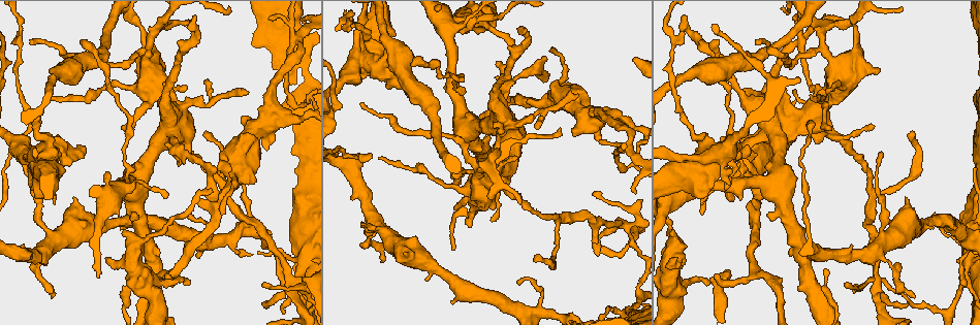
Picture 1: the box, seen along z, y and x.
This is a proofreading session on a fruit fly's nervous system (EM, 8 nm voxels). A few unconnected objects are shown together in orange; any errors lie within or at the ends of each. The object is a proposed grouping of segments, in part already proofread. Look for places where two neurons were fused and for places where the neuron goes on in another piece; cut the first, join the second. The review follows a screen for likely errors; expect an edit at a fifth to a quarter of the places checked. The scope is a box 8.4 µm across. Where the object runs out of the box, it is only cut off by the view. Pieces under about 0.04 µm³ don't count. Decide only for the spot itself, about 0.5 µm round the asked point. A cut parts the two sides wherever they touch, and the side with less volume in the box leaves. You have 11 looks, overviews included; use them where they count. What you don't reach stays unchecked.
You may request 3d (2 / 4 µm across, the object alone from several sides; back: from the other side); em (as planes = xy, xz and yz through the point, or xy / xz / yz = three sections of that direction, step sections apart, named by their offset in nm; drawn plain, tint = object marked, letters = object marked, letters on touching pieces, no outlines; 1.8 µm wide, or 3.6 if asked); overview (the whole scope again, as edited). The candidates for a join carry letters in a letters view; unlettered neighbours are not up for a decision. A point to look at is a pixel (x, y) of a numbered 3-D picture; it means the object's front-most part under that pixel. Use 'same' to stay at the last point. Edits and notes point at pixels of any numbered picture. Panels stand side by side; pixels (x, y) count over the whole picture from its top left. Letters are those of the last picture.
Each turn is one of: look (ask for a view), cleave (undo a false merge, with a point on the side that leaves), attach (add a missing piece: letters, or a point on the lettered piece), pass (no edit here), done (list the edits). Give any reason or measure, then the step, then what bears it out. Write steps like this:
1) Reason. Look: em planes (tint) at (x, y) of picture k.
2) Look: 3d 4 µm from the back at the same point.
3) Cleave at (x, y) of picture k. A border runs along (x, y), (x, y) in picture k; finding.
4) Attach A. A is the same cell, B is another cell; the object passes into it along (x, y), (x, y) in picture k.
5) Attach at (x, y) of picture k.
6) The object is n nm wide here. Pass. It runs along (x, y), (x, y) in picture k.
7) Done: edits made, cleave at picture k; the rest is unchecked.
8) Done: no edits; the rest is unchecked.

Look: em xy step 8 (tint) at (519, 279) of picture 1.

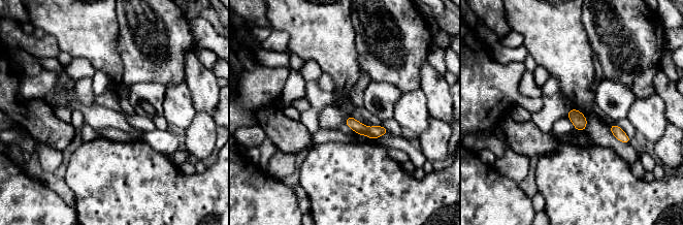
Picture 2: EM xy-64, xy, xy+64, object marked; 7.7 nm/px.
Look: em yz step 16 (letters) at the same point.

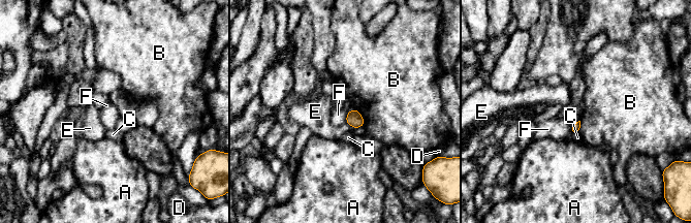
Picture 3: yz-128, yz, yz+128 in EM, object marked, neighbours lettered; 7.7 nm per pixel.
Pass. A, B, C, D, E and F are other cells; a border runs along (347, 113), (345, 122) in picture 3; none of them fits.

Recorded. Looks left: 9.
Look: 3d 2 µm at (265, 148) of picture 1.

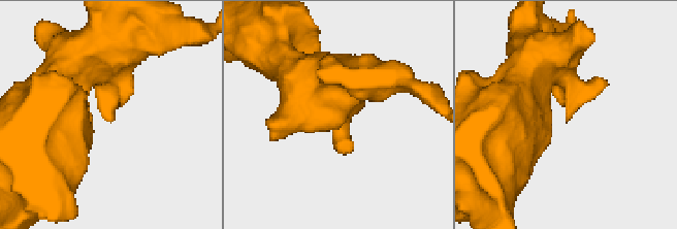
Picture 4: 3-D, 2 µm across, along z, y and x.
Shape alone is not enough. Look: em 3.6 µm planes (letters) at (567, 119) of picture 4.

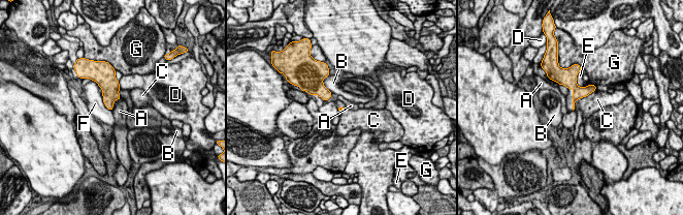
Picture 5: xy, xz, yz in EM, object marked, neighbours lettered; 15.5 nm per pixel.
Pass. A, B, C, D, E, F and G are other cells; none of them fits.

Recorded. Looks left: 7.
A fork. Look: 3d 2 µm at (630, 146) of picture 1.

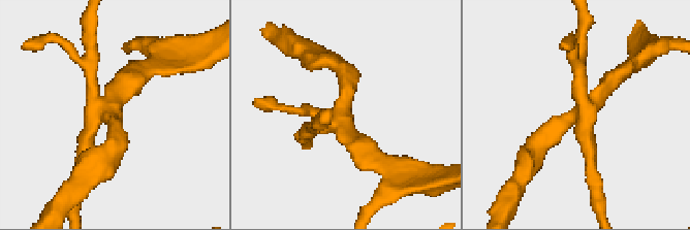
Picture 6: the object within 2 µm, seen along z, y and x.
Shape alone is not enough. Look: em yz step 4 (letters) at (111, 112) of picture 6.

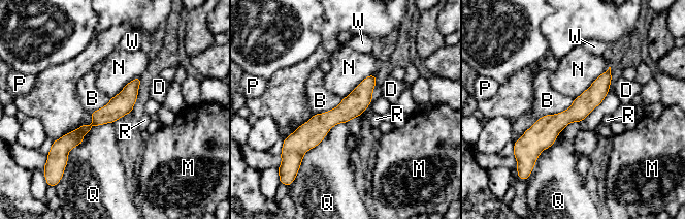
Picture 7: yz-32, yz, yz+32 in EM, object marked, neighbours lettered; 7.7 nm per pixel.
Another direction. Look: em planes (letters) at the same point.

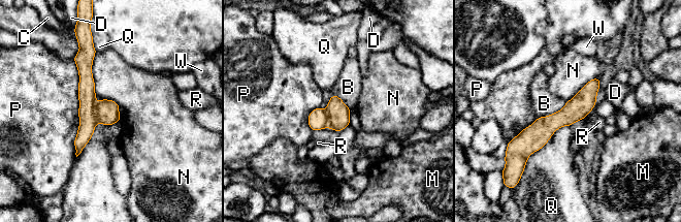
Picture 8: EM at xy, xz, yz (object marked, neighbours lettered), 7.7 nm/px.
Cleave at (87, 95) of picture 8. B, C, D, M, N, P, Q, R and W are other cells; the part that leaves runs along (92, 53), (78, 150) in picture 8; a second neuron is stuck on.

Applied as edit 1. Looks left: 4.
Look: overview.

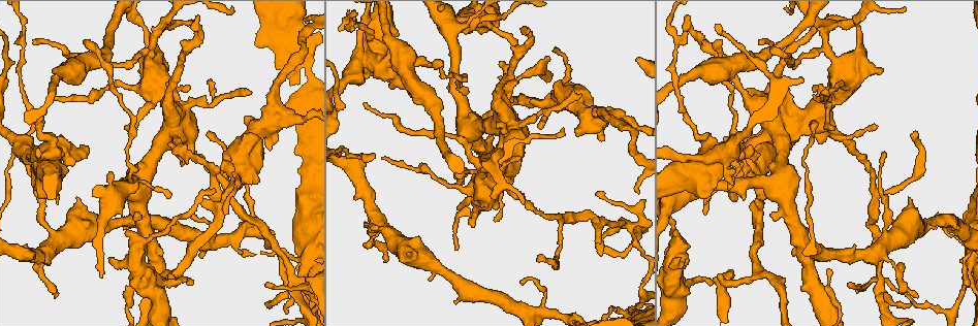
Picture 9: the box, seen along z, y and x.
Thick turns thin. Look: 3d 4 µm from the back at (777, 134) of picture 9.

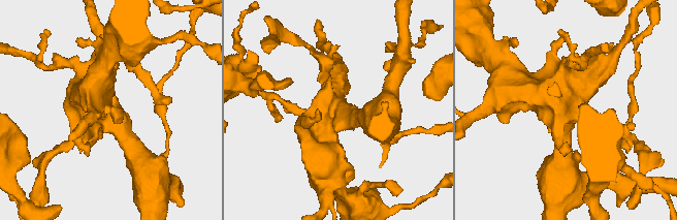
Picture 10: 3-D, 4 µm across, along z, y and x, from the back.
Shape alone is not enough. Look: em 3.6 µm planes (plain) at (570, 109) of picture 10.

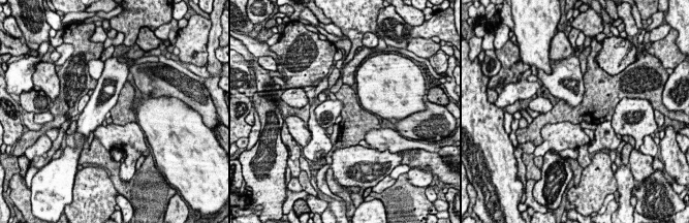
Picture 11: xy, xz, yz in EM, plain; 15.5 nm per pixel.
See the neighbours. Look: em 3.6 µm planes (letters) at the same point.

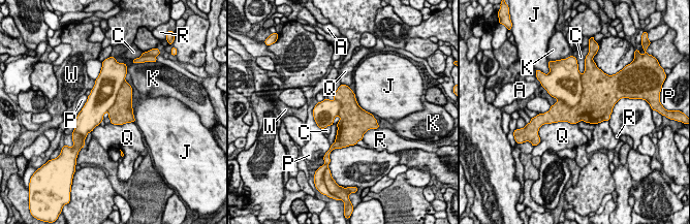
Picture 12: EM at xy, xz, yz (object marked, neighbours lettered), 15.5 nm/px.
The longest contact is with Q, 550 nm. Cleave at (597, 97) of picture 12. A, C, J, K, P, Q, R and W are other cells; a border runs along (581, 75), (582, 96), (570, 107) in picture 12; two neurons meet here.

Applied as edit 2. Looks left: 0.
Done: edits made, cleave at picture 8, cleave at picture 12; the rest is unchecked.

